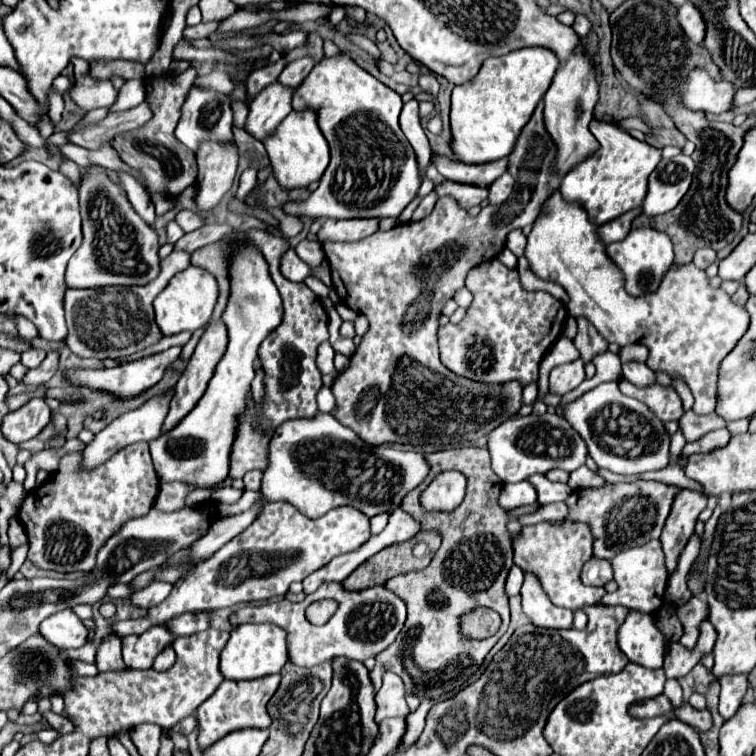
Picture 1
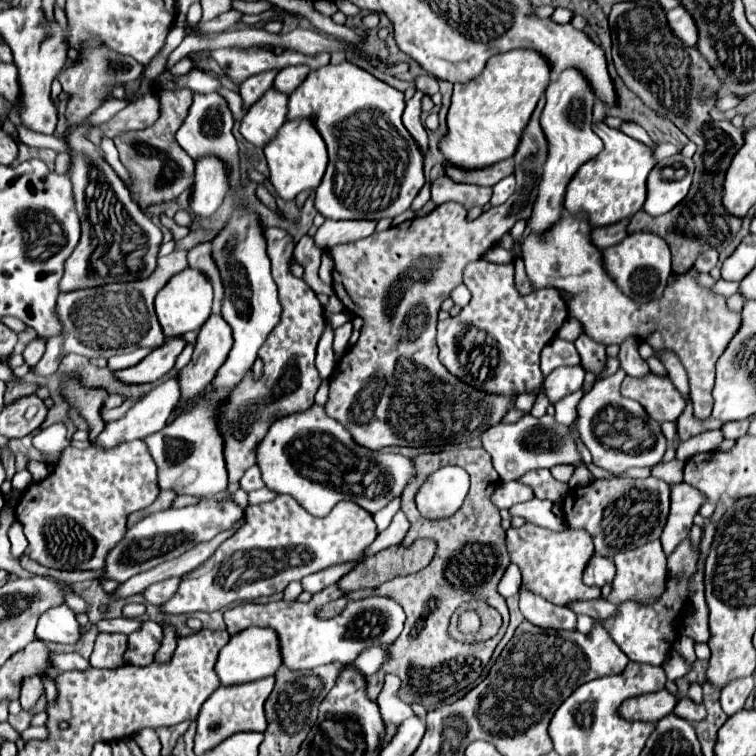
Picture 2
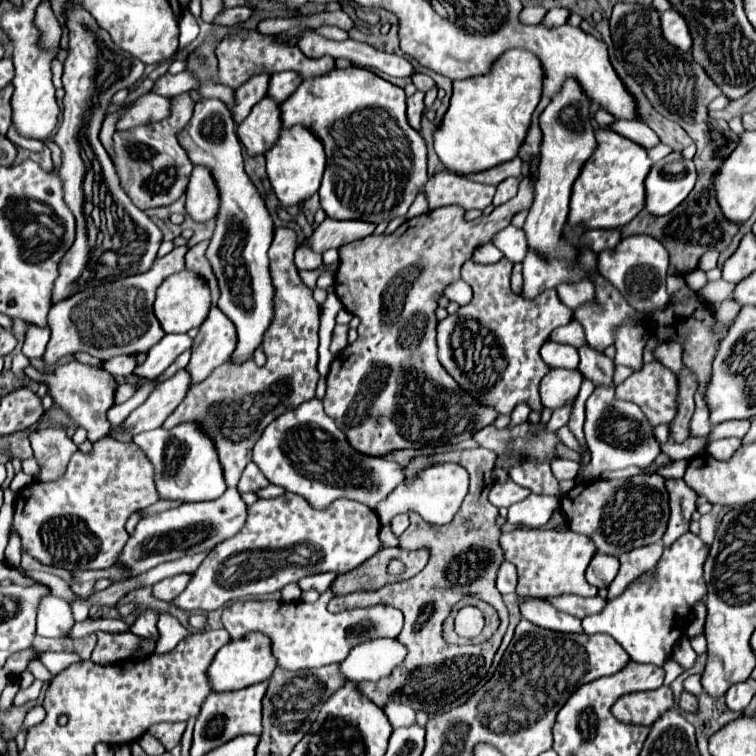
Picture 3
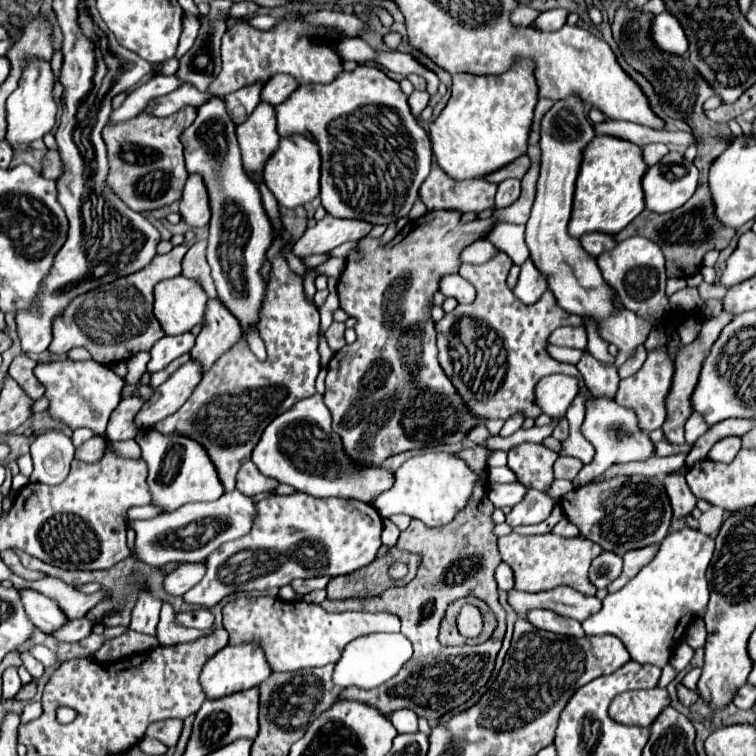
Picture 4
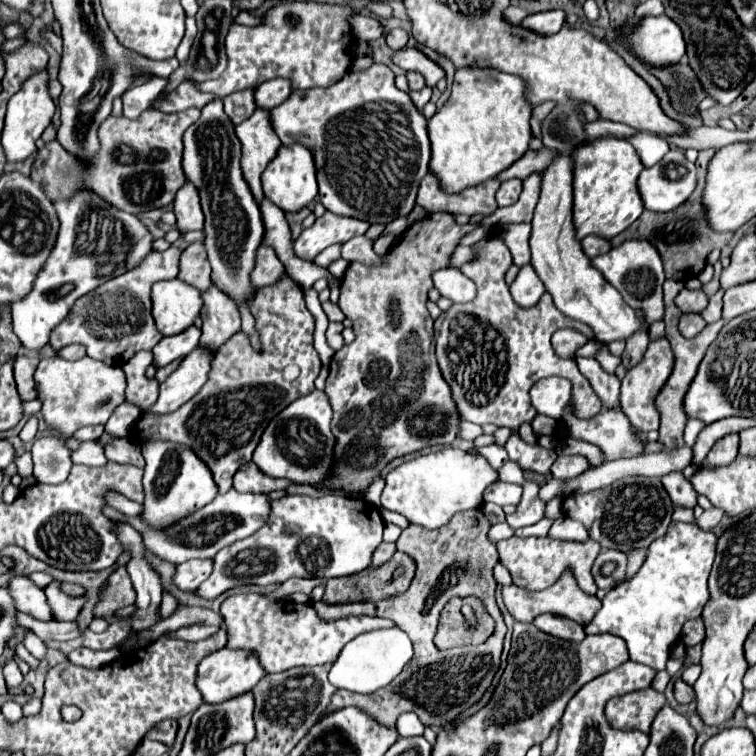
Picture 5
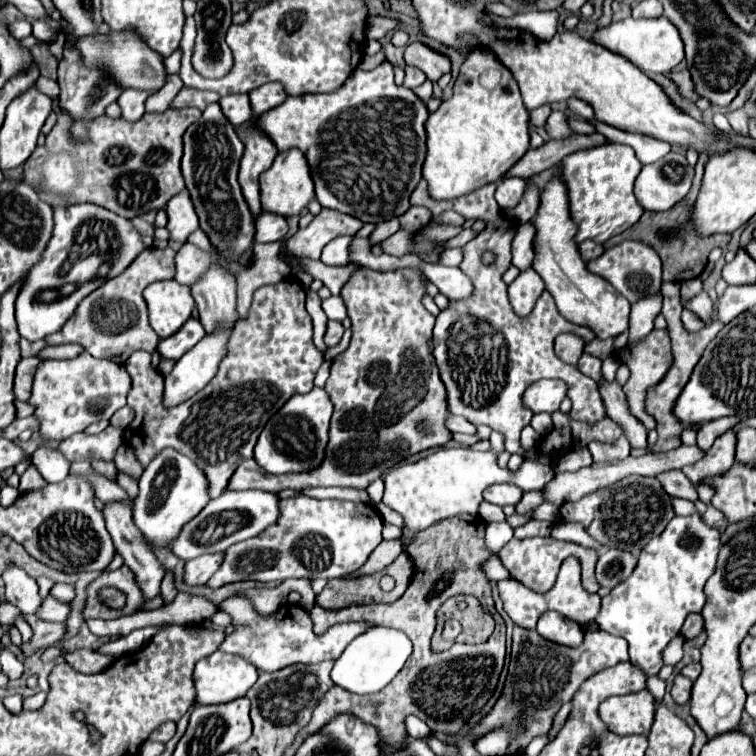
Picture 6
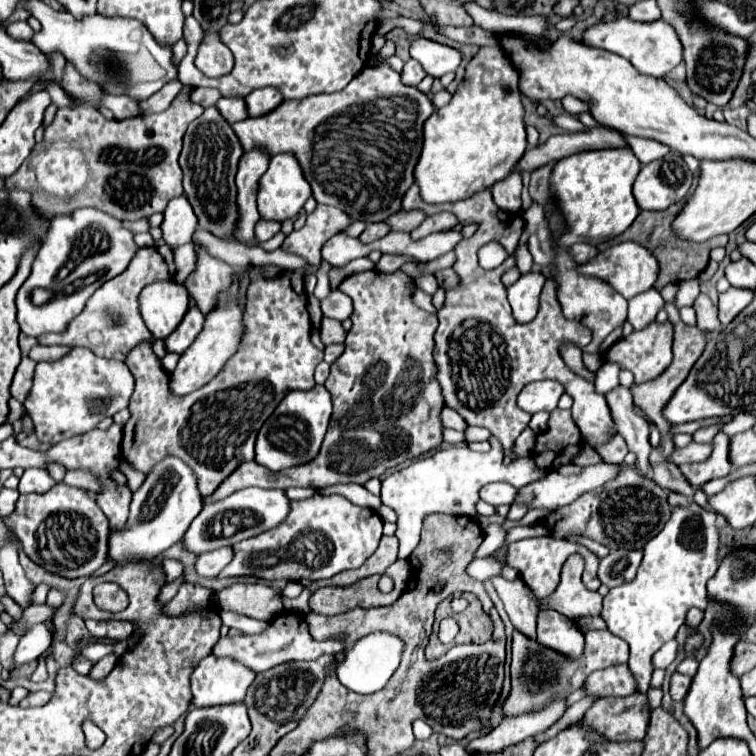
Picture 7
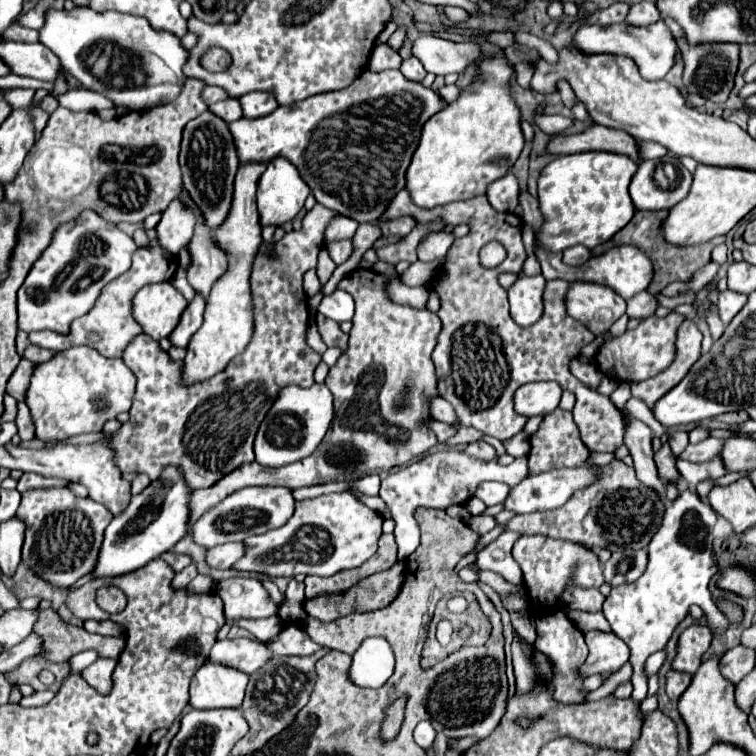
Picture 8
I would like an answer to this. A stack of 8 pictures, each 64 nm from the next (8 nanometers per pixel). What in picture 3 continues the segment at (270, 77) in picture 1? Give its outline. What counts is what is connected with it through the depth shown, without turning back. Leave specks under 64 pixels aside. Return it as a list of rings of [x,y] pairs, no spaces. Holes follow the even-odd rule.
[[[258,74],[258,76],[252,76],[236,90],[236,106],[232,110],[236,124],[240,124],[250,114],[252,106],[268,94],[268,82],[270,82],[268,74]]]

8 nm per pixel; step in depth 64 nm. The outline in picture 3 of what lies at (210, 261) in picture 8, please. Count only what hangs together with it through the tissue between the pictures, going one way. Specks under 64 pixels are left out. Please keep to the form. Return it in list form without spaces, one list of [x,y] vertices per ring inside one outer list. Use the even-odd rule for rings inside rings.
[[[214,306],[192,344],[192,358],[186,366],[192,384],[206,380],[214,368],[224,364],[224,360],[232,356],[232,348],[236,348],[236,328],[224,312]]]

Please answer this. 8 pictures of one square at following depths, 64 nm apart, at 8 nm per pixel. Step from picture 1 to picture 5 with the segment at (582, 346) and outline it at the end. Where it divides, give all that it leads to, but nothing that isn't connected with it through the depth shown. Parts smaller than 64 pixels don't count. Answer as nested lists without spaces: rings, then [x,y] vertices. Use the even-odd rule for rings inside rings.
[[[576,358],[580,372],[588,378],[592,390],[602,400],[604,408],[618,408],[618,394],[620,394],[620,380],[616,374],[602,370],[596,358]]]

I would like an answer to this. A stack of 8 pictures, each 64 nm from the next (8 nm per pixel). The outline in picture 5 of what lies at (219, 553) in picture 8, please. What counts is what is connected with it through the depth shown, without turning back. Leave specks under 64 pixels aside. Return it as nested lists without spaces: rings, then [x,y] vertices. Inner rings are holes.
[[[190,560],[176,566],[172,582],[184,592],[192,592],[208,578],[208,572],[212,572],[212,560]]]

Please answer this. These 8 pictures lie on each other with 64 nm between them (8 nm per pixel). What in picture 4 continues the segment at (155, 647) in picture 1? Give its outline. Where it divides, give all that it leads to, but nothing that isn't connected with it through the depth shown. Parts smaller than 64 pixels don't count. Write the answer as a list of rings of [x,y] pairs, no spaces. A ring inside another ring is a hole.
[[[140,592],[140,598],[138,598],[136,608],[132,612],[130,630],[156,636],[156,624],[158,624],[160,606],[162,606],[160,600],[156,600],[154,596],[150,596],[148,592]]]

